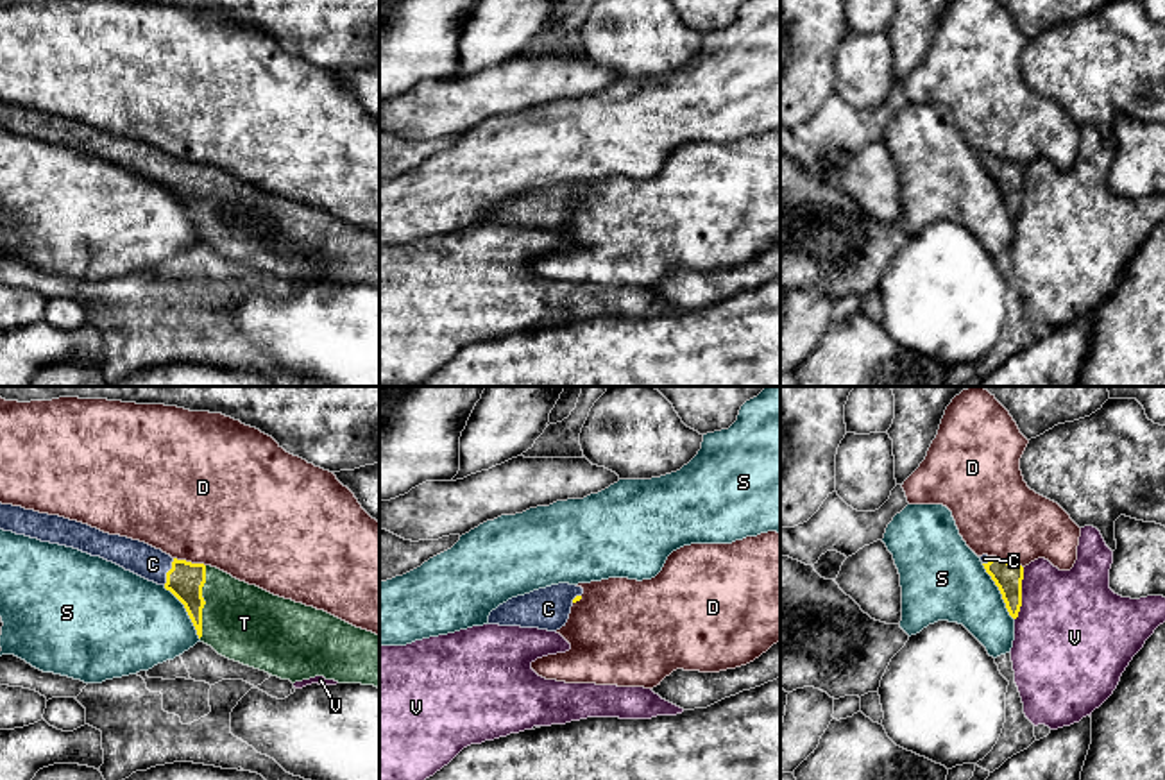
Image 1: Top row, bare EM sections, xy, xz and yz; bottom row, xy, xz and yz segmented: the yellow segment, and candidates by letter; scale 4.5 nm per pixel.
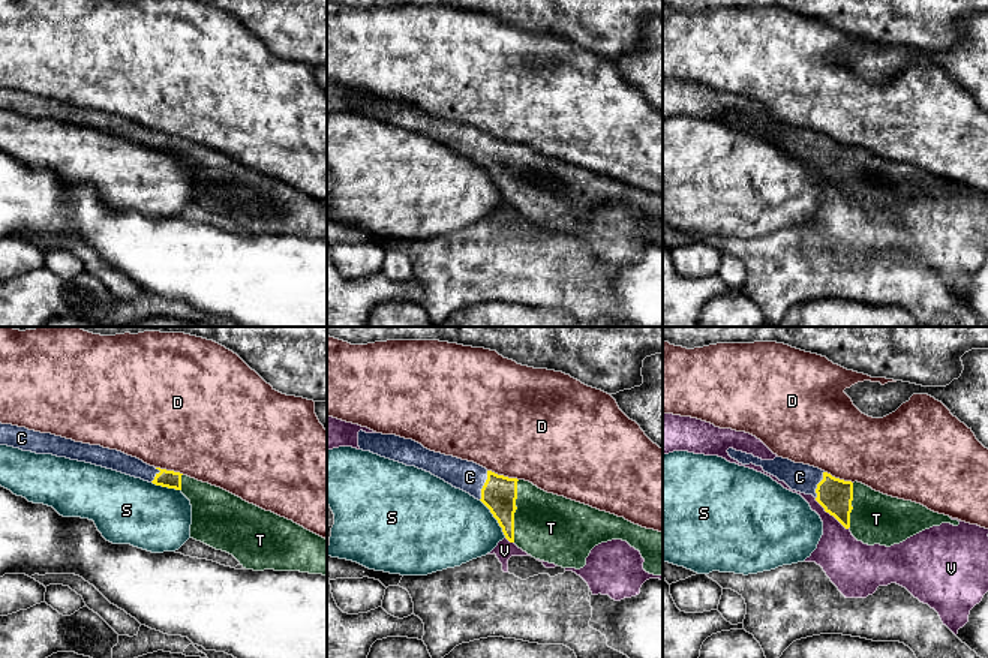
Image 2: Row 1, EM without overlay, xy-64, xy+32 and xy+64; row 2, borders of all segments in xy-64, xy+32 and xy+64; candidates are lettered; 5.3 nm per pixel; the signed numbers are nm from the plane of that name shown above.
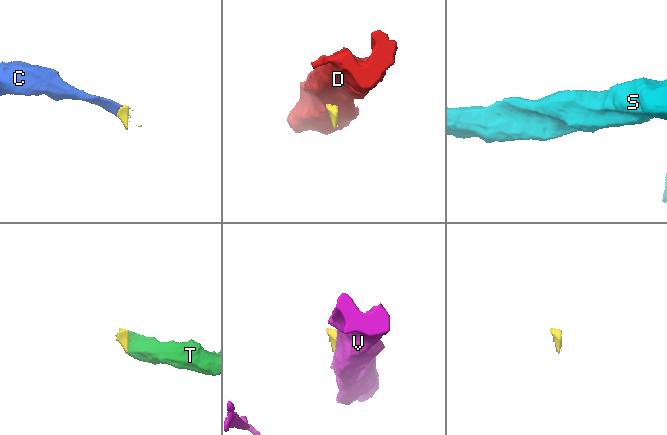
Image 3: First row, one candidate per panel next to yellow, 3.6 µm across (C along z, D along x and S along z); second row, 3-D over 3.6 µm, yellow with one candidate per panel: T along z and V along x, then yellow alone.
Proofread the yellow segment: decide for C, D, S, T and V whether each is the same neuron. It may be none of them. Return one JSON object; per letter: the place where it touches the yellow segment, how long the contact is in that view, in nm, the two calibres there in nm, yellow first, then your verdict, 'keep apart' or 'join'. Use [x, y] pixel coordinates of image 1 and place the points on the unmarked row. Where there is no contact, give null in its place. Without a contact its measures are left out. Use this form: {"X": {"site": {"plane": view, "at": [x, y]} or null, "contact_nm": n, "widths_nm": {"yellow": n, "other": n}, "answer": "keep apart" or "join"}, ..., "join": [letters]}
{"C": {"site": {"plane": "xy", "at": [169, 170]}, "contact_nm": 130, "widths_nm": {"yellow": 170, "other": 150}, "answer": "join"}, "D": {"site": {"plane": "yz", "at": [1006, 160]}, "contact_nm": 160, "widths_nm": {"yellow": 130, "other": 380}, "answer": "keep apart"}, "S": {"site": {"plane": "xy", "at": [187, 210]}, "contact_nm": 300, "widths_nm": {"yellow": 170, "other": 420}, "answer": "keep apart"}, "T": {"site": {"plane": "xy", "at": [204, 201]}, "contact_nm": 320, "widths_nm": {"yellow": 170, "other": 340}, "answer": "join"}, "V": {"site": {"plane": "yz", "at": [1020, 194]}, "contact_nm": 240, "widths_nm": {"yellow": 130, "other": 460}, "answer": "keep apart"}, "join": ["C", "T"]}

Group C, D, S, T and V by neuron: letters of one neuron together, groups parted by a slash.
C T / D / S / V

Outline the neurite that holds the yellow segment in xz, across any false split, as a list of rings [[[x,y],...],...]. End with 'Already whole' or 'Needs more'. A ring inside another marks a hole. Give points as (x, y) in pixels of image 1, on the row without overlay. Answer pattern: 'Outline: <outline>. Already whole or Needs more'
Outline: [[[569,182],[539,188],[499,204],[490,211],[489,224],[557,231],[565,225],[571,206],[582,199],[582,193],[582,186]]]. Needs more

